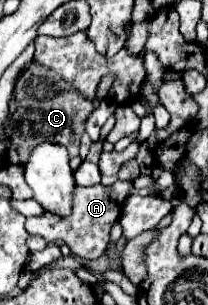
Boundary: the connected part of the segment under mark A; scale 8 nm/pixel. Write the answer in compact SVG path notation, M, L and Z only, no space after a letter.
M116 181L110 187L104 185L94 185L94 187L76 187L74 191L74 209L72 215L68 217L58 217L54 213L44 213L42 217L30 217L26 219L26 231L30 235L40 235L46 241L64 241L76 257L82 259L98 259L108 245L110 237L110 227L120 215L120 205L124 199L130 195L132 183L130 181Z

